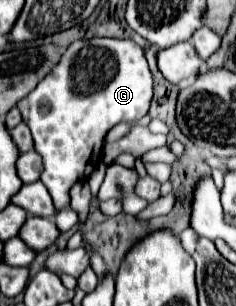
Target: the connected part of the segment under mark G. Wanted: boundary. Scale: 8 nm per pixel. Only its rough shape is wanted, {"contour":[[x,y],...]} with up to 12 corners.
{"contour":[[74,40],[18,102],[56,212],[148,114],[132,40]]}

